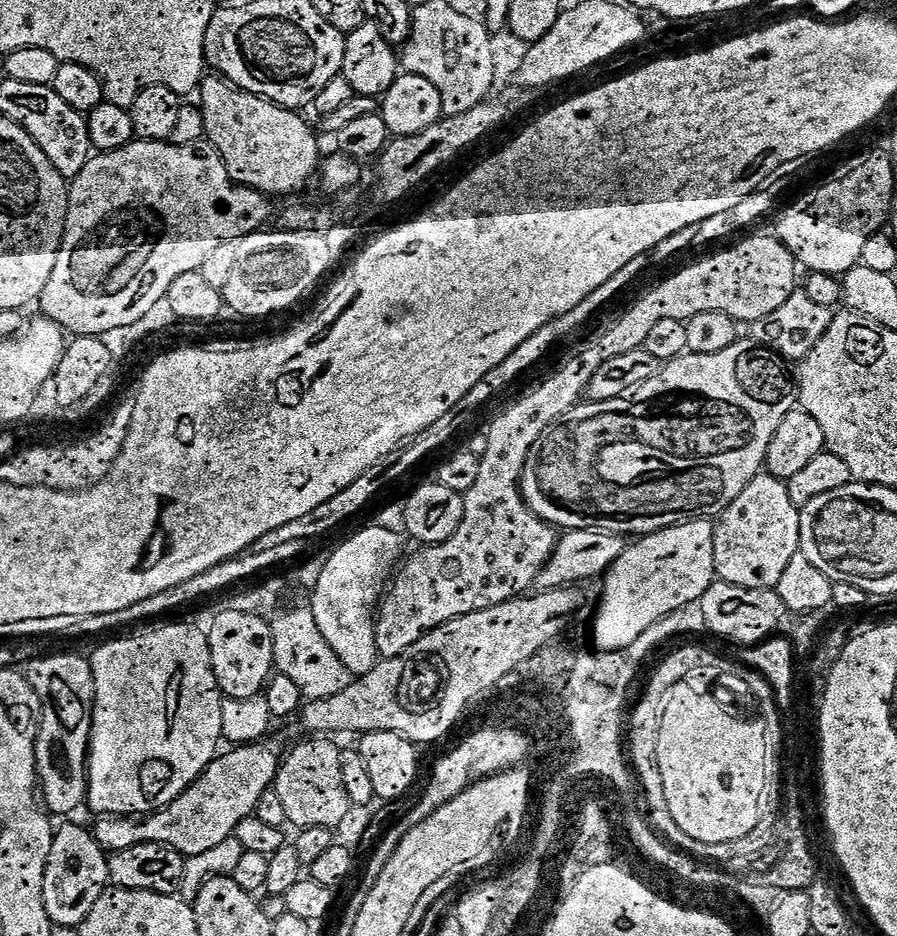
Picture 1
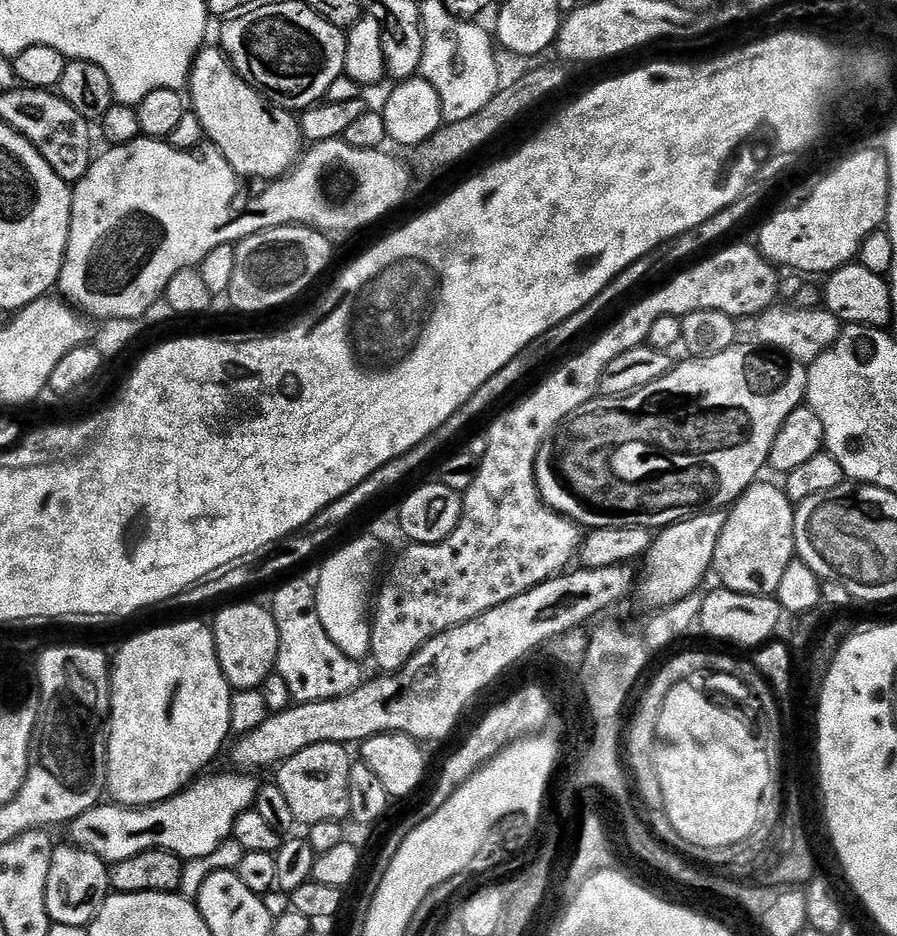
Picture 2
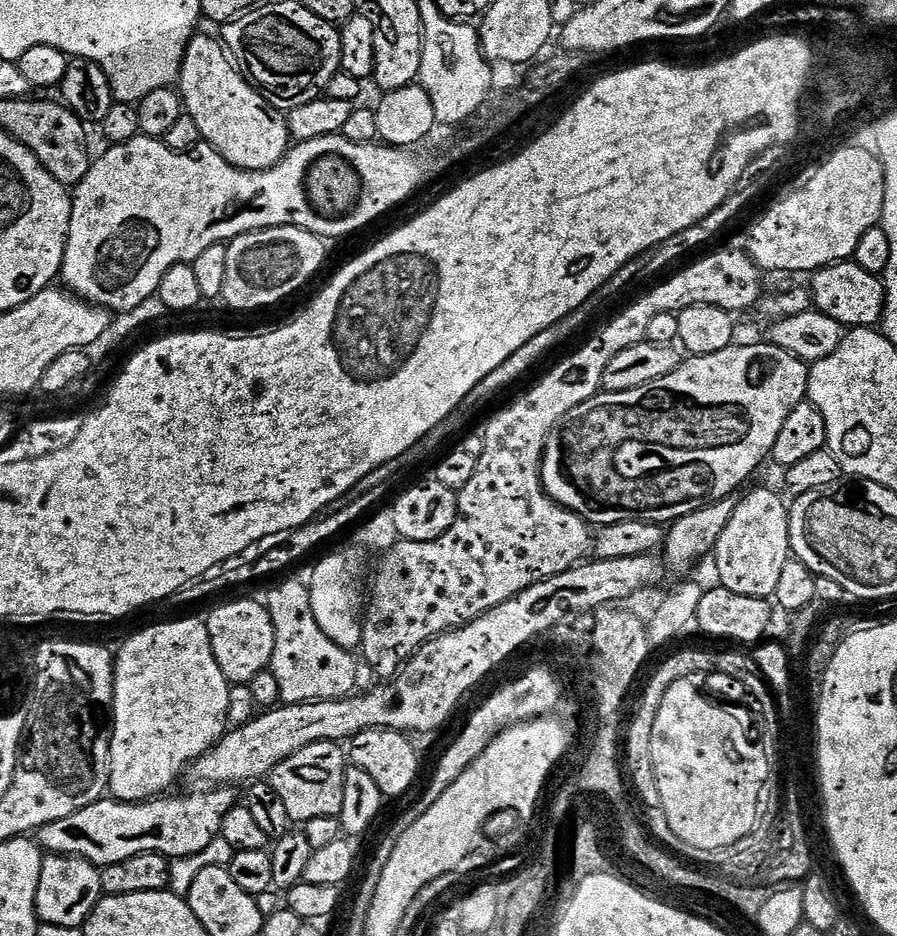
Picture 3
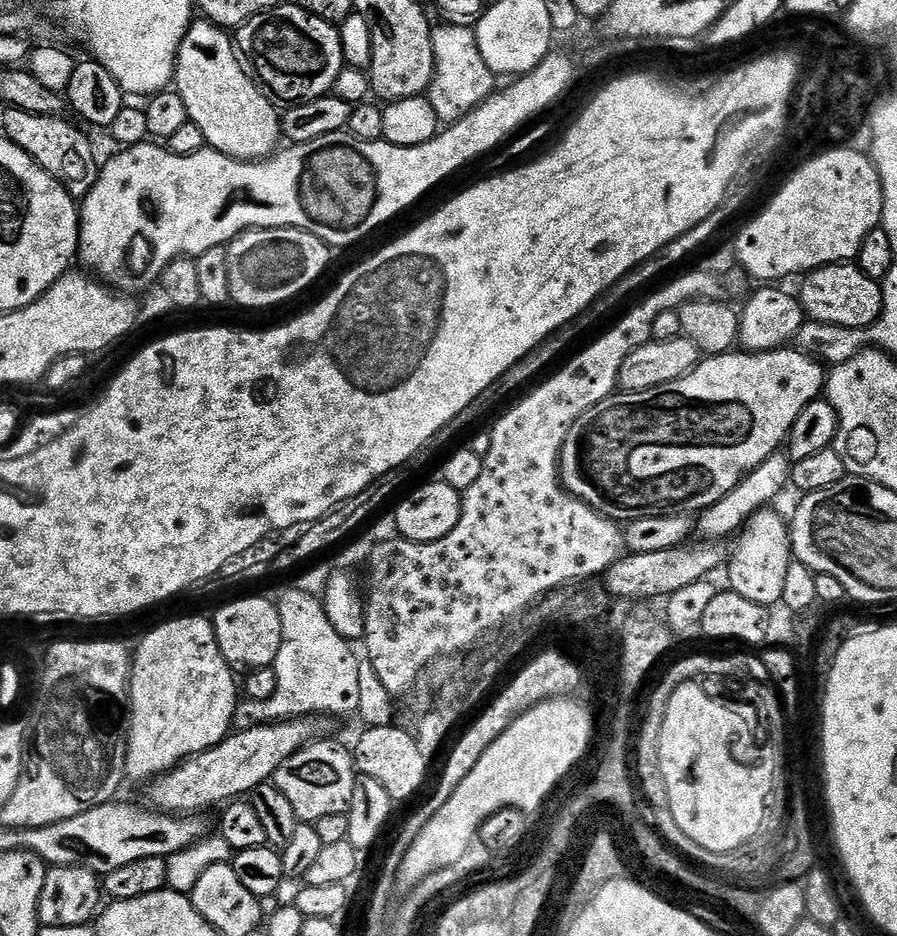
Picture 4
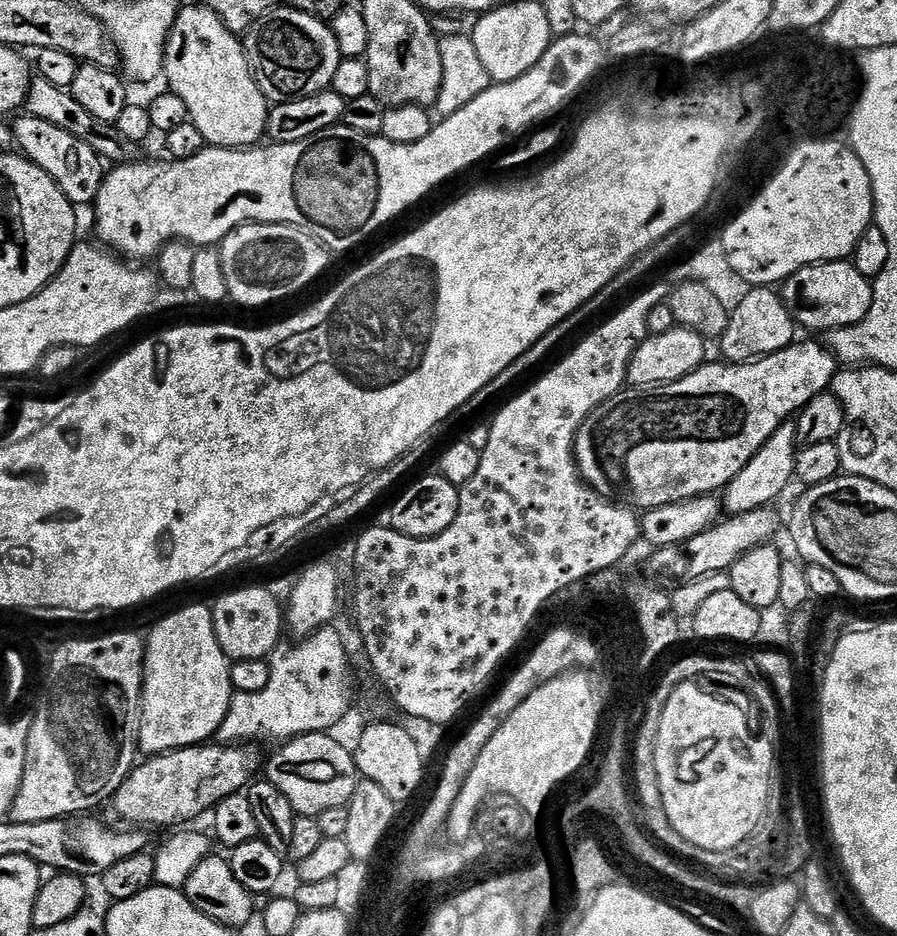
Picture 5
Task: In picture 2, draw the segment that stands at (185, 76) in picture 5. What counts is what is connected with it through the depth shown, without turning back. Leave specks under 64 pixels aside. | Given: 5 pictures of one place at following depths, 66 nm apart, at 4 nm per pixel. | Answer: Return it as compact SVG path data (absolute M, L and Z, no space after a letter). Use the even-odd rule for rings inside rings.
M204 46L200 49L186 88L188 92L192 91L190 108L198 114L198 122L202 122L205 137L210 141L211 147L217 148L226 158L226 162L230 162L237 176L241 178L249 176L252 180L271 182L292 171L296 161L302 155L299 119L289 109L278 108L275 104L265 100L264 95L257 88L253 88L242 77L236 75L219 47Z

